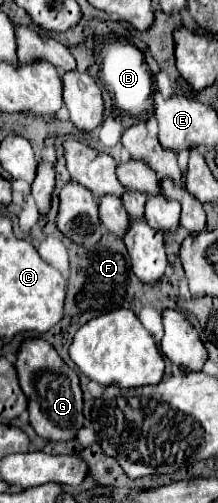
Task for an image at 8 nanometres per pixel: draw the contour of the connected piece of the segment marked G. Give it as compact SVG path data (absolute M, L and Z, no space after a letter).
M41 337L23 343L17 355L17 373L21 389L29 401L29 423L35 433L47 441L69 441L85 425L83 391L77 373L57 355L57 351Z

